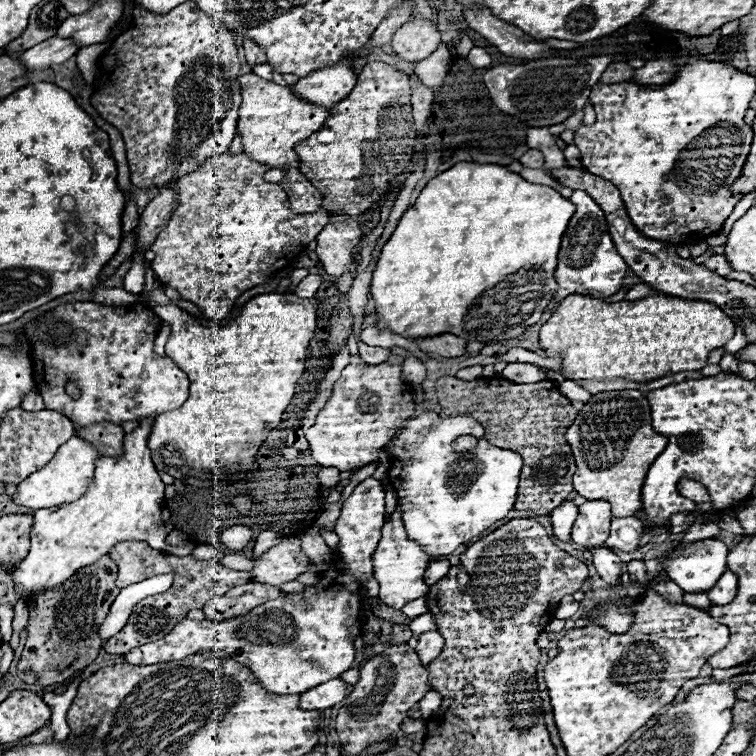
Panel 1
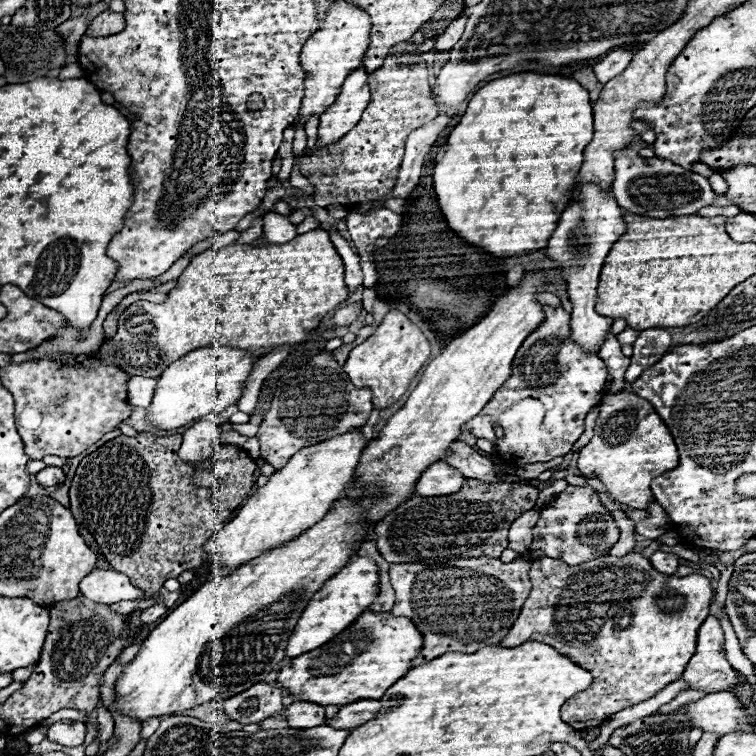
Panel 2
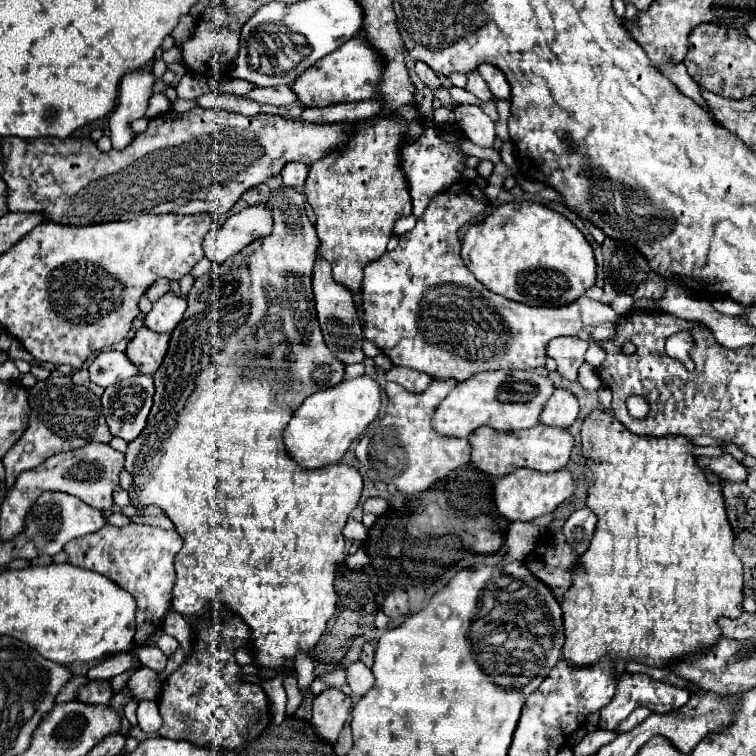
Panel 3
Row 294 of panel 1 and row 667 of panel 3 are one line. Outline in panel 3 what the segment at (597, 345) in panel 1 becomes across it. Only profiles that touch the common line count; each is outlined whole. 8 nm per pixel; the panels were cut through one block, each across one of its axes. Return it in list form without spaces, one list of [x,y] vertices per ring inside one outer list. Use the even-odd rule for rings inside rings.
[[[594,410],[582,424],[582,454],[586,458],[586,464],[590,466],[594,474],[594,484],[588,490],[588,508],[598,516],[596,532],[590,542],[590,548],[582,554],[582,566],[574,570],[574,586],[566,592],[560,602],[562,606],[562,620],[564,620],[564,646],[562,646],[562,658],[568,662],[570,668],[586,668],[598,664],[602,658],[612,658],[612,660],[636,660],[646,666],[656,666],[656,668],[666,668],[672,666],[688,656],[700,654],[704,650],[710,650],[716,646],[716,642],[722,636],[722,630],[718,626],[718,618],[736,618],[742,614],[742,564],[740,558],[734,554],[732,544],[732,528],[726,520],[724,512],[724,498],[720,496],[720,480],[708,482],[706,472],[698,468],[696,458],[692,454],[692,444],[684,436],[662,436],[662,438],[652,438],[652,436],[636,436],[620,424],[612,412],[606,410]]]

